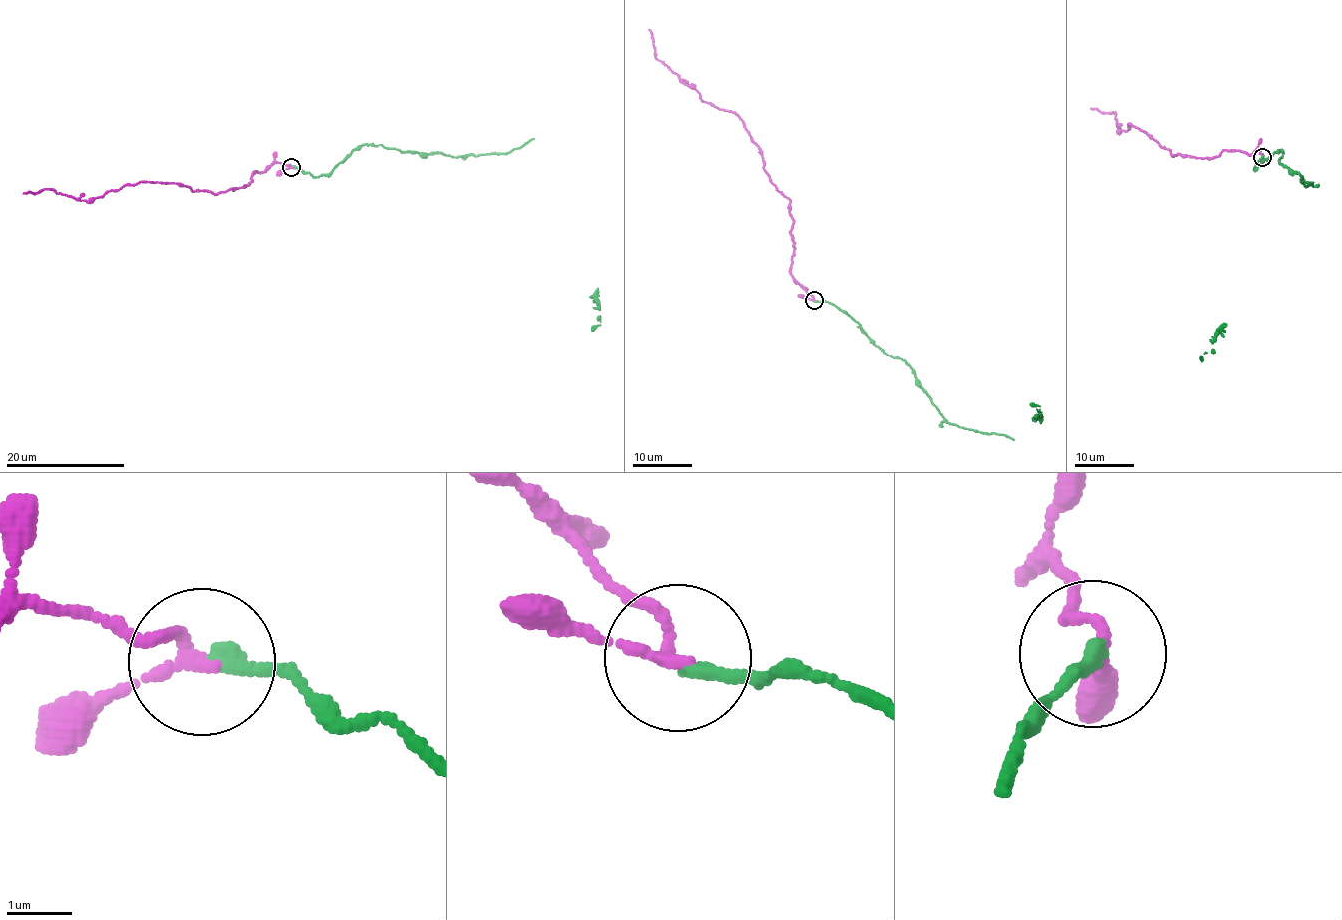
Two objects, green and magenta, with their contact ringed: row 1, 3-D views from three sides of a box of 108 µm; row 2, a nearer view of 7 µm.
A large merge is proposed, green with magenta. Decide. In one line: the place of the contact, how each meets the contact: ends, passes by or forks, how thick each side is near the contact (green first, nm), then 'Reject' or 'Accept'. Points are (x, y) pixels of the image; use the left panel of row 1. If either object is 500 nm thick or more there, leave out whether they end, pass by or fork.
Place: (291, 167). At the ring green ends. At the ring magenta passes by. Thickness 240 nm (green) against 170 nm. Accept

